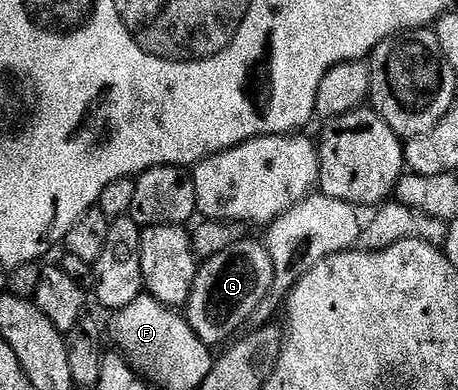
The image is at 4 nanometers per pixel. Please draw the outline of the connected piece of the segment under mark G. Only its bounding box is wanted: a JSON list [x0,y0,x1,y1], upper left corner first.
[183,238,273,346]

